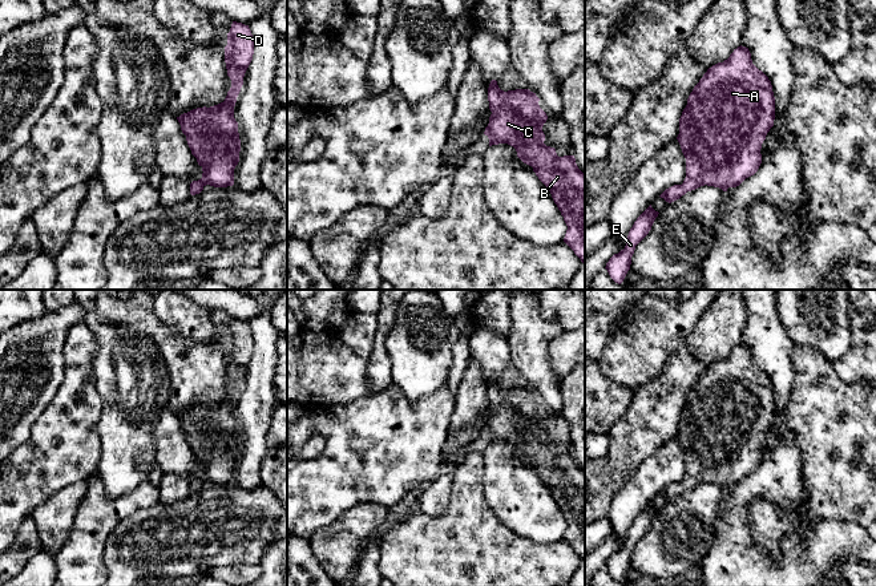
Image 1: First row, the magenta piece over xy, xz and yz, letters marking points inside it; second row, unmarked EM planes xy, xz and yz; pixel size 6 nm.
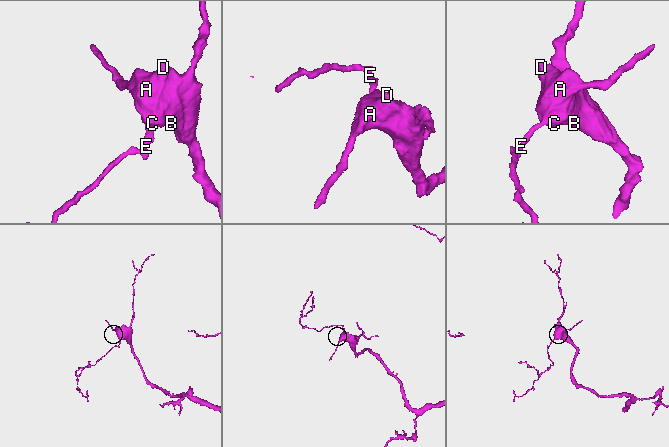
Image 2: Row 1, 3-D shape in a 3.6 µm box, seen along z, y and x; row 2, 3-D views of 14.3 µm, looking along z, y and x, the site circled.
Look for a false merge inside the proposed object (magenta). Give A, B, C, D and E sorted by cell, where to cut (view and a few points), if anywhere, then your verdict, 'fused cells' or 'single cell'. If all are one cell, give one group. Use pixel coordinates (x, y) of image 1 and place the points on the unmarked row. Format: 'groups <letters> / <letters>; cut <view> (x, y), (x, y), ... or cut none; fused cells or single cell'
groups A B C D E; cut none; single cell

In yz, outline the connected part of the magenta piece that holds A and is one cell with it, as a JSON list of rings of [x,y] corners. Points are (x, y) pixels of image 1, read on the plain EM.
[[[738,344],[723,360],[707,367],[687,396],[677,435],[686,456],[682,482],[666,486],[659,494],[671,501],[687,489],[714,484],[723,489],[739,484],[762,461],[762,441],[774,424],[775,395],[768,375],[751,357],[746,344]]]

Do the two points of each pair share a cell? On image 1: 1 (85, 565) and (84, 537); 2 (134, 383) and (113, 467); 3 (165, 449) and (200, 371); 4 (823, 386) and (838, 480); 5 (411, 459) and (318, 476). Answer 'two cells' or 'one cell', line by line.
1: one cell
2: one cell
3: two cells
4: one cell
5: one cell

